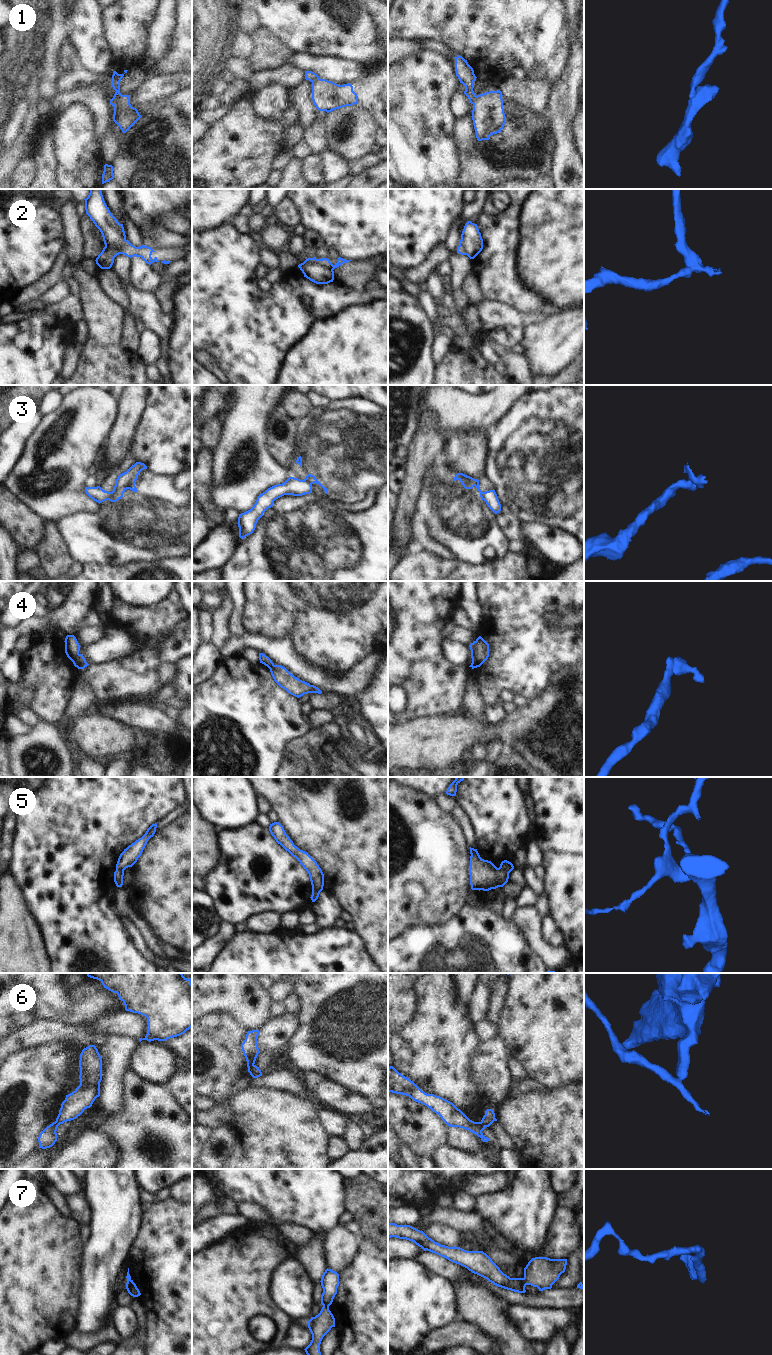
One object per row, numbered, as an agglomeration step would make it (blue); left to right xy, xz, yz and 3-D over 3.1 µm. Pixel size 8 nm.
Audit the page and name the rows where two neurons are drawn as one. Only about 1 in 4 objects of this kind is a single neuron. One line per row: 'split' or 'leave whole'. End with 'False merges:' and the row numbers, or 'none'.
1: split
2: split
3: split
4: split
5: split
6: split
7: split
False merges: 1, 2, 3, 4, 5, 6, 7

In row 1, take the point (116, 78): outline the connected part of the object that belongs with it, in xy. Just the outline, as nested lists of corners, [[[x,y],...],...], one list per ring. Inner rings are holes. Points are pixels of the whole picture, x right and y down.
[[[124,70],[125,73],[127,73],[127,71],[128,70]],[[116,71],[113,72],[111,85],[116,92],[115,92],[113,98],[110,100],[110,104],[112,106],[118,105],[120,103],[122,96],[123,96],[120,93],[120,81],[123,78],[124,74],[118,74]]]

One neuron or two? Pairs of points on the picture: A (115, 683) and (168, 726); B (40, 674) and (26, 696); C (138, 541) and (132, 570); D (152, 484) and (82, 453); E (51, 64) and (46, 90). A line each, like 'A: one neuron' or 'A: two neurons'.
A: two neurons
B: two neurons
C: two neurons
D: two neurons
E: one neuron

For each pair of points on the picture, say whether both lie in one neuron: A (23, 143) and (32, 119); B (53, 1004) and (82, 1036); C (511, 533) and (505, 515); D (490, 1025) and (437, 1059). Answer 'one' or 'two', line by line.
A: two
B: two
C: one
D: two

